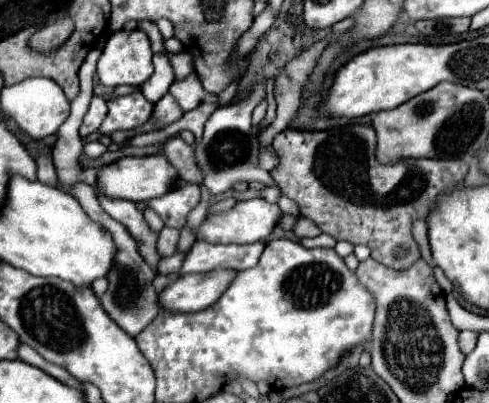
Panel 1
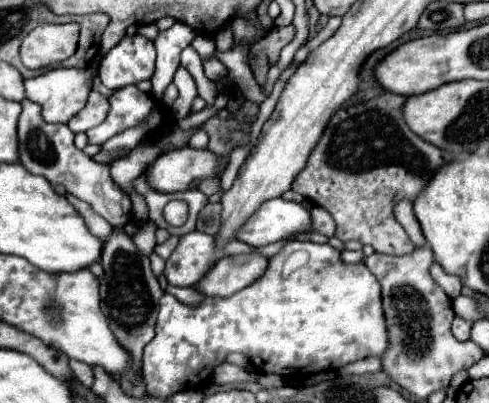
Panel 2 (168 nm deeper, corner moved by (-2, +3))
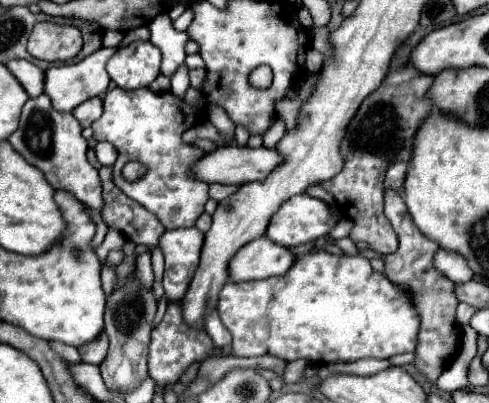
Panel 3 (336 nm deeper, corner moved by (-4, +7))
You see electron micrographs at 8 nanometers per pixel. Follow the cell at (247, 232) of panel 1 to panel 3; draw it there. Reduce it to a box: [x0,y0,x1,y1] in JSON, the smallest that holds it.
[266,196,336,246]

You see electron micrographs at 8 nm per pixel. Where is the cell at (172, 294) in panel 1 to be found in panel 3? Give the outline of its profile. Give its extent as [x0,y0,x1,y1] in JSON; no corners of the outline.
[230,236,296,282]

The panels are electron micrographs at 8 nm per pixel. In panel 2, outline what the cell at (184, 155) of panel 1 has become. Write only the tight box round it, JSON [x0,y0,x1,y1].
[196,178,220,196]

